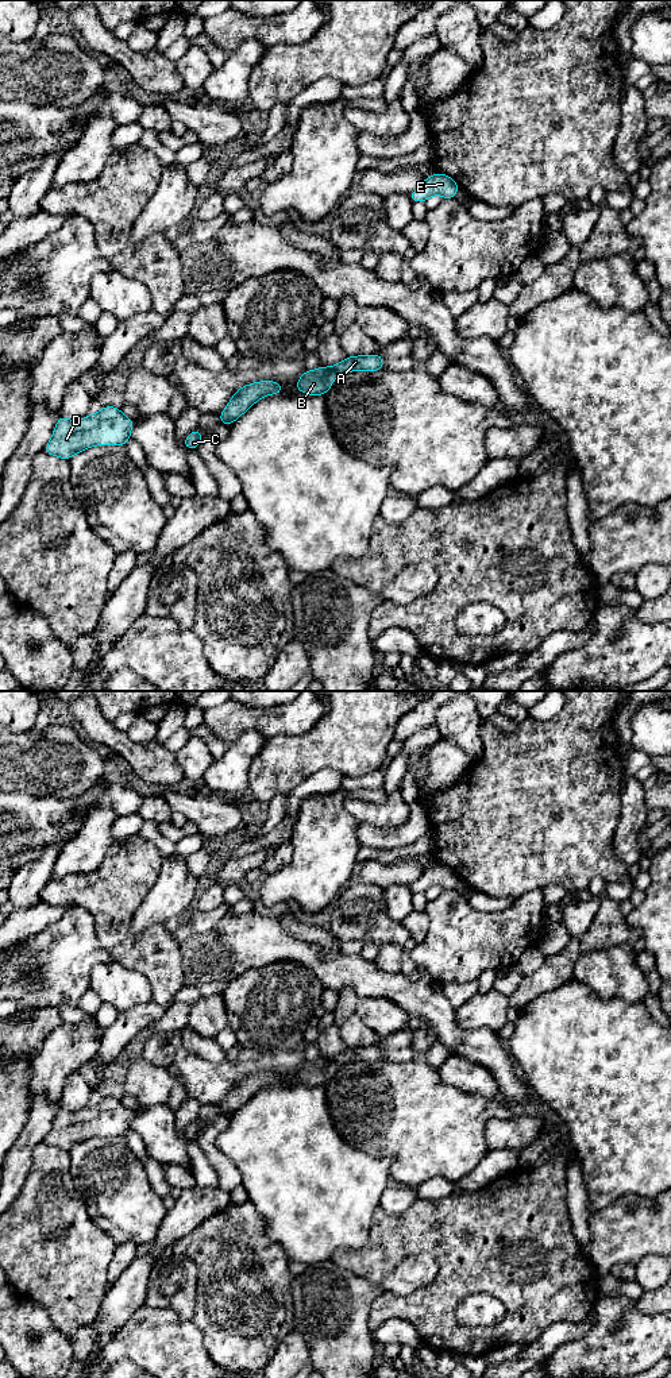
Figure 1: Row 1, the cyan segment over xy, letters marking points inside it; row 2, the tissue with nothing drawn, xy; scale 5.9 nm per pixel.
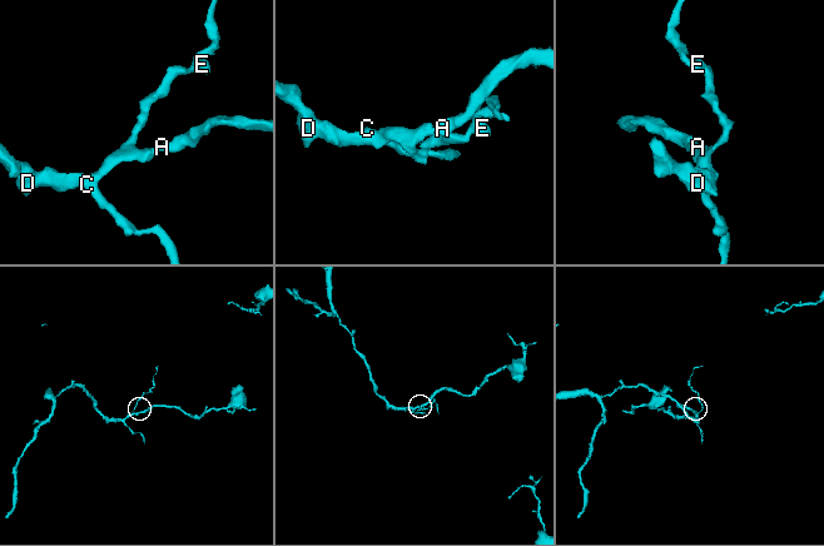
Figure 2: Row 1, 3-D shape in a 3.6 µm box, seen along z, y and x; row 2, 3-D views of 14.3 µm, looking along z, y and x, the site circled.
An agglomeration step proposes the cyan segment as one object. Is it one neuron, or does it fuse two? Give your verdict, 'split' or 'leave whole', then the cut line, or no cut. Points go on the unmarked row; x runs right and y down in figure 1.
leave whole; no cut

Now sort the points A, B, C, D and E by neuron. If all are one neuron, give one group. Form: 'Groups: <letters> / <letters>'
Groups: A B C D E

